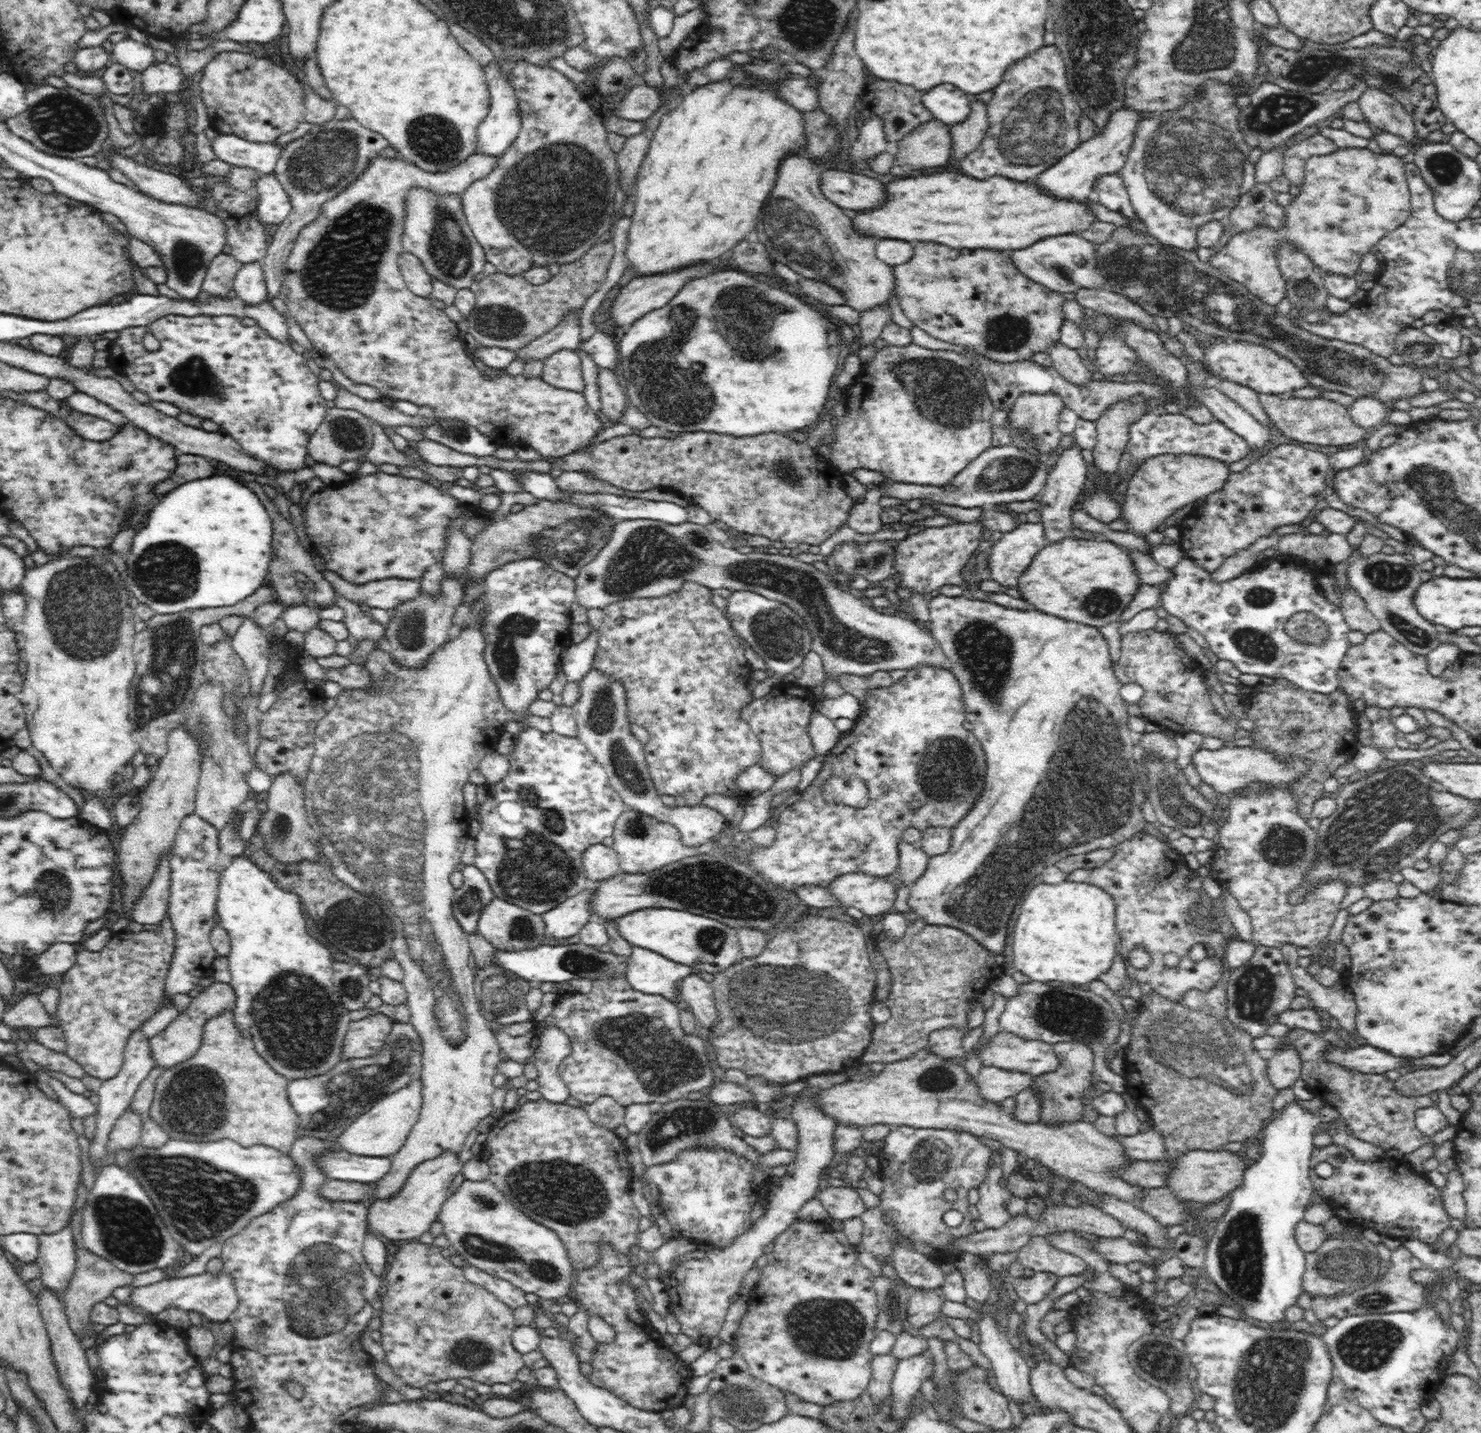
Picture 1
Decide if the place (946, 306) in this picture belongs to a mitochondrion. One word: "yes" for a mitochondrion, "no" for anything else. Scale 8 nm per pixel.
no

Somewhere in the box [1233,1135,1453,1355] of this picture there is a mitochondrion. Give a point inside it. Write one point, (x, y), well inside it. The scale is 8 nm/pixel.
(1340, 1264)

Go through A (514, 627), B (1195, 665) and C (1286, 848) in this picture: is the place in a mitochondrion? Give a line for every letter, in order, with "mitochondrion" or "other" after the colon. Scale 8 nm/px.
A: mitochondrion
B: other
C: mitochondrion

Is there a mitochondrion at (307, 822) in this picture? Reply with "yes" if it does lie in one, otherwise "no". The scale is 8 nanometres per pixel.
yes

